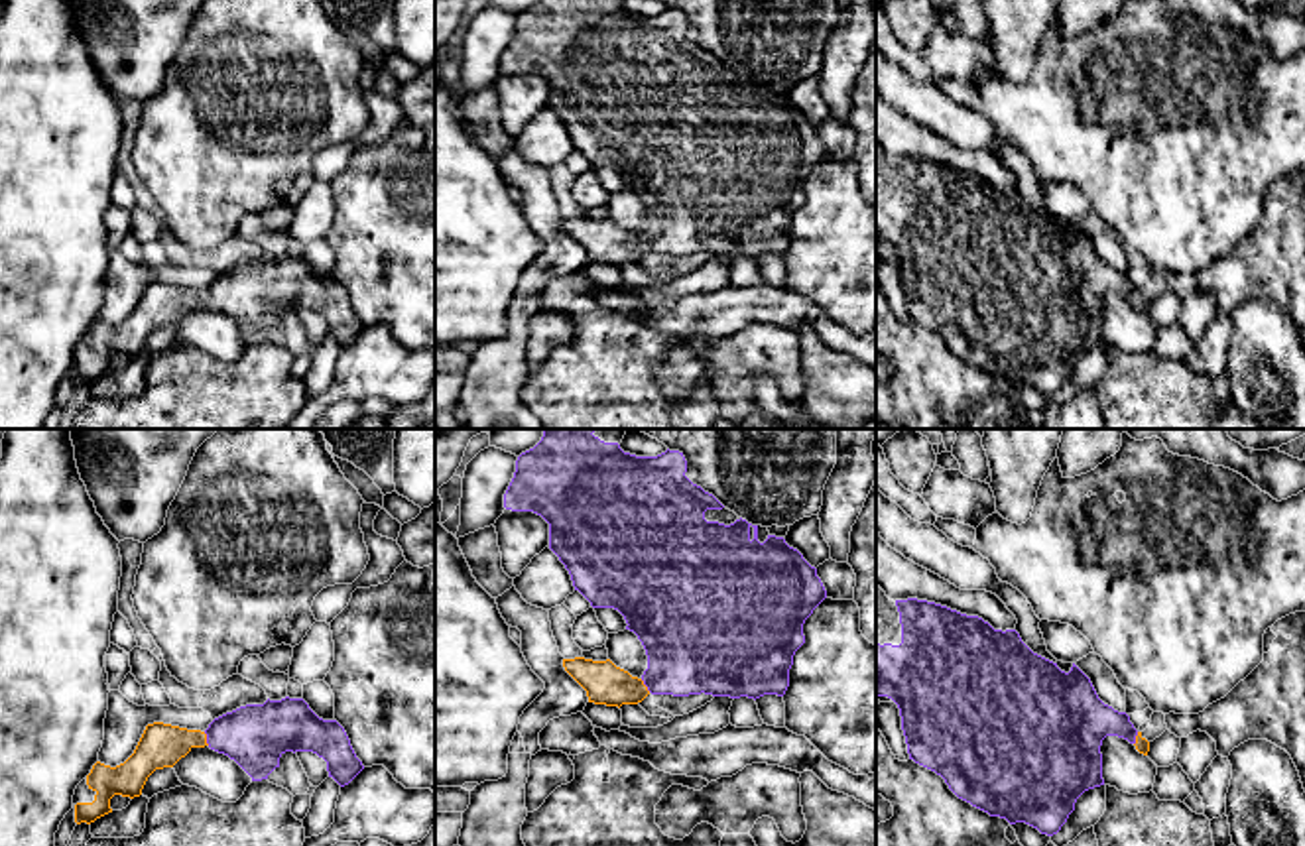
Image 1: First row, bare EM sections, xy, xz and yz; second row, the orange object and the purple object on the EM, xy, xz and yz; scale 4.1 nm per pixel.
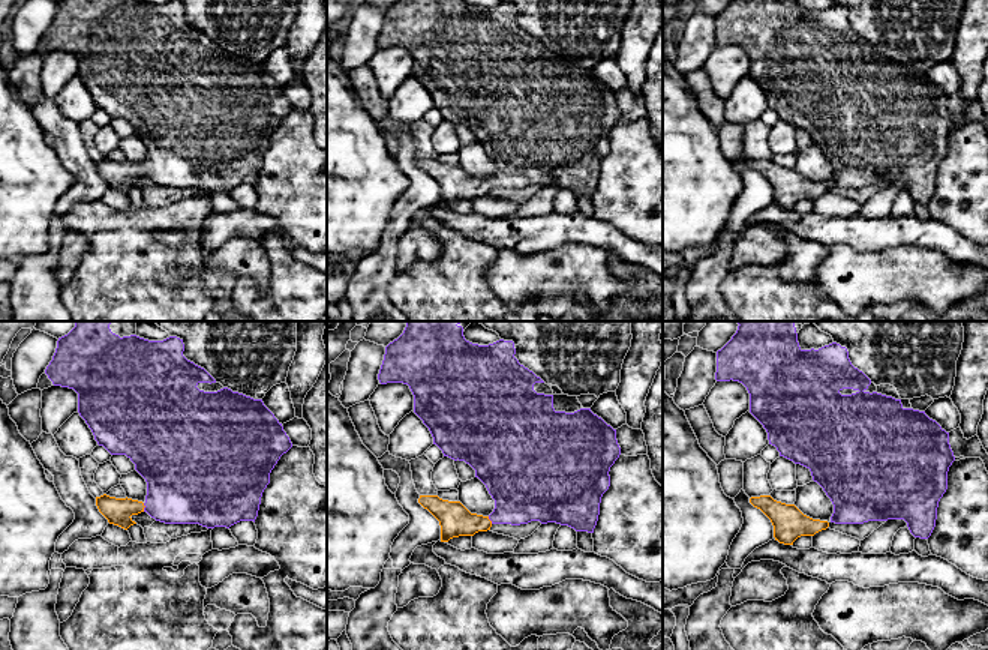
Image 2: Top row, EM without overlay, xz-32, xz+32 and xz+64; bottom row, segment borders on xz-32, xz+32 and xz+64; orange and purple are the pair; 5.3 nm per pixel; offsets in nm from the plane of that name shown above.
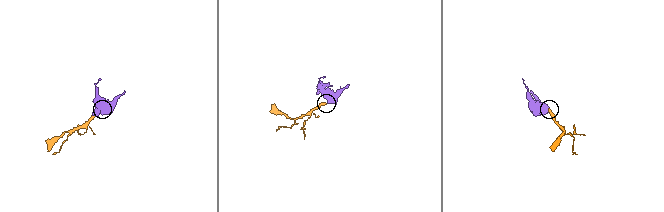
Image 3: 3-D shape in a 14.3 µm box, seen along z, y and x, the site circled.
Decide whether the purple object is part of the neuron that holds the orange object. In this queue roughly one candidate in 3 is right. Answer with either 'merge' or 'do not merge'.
merge

